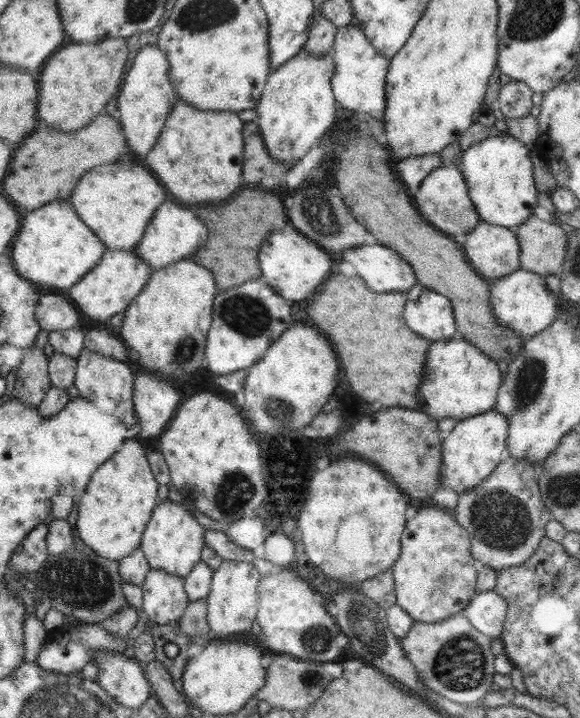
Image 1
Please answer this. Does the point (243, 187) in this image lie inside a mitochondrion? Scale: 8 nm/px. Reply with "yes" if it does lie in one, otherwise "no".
no

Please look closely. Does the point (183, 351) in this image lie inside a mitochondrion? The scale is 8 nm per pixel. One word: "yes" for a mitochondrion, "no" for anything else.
yes

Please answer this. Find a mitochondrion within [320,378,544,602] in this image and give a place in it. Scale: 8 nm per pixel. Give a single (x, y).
(501, 520)

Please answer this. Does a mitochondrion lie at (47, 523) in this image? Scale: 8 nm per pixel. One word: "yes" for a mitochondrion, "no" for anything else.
no

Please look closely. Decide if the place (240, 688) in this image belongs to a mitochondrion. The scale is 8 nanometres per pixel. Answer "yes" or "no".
no

